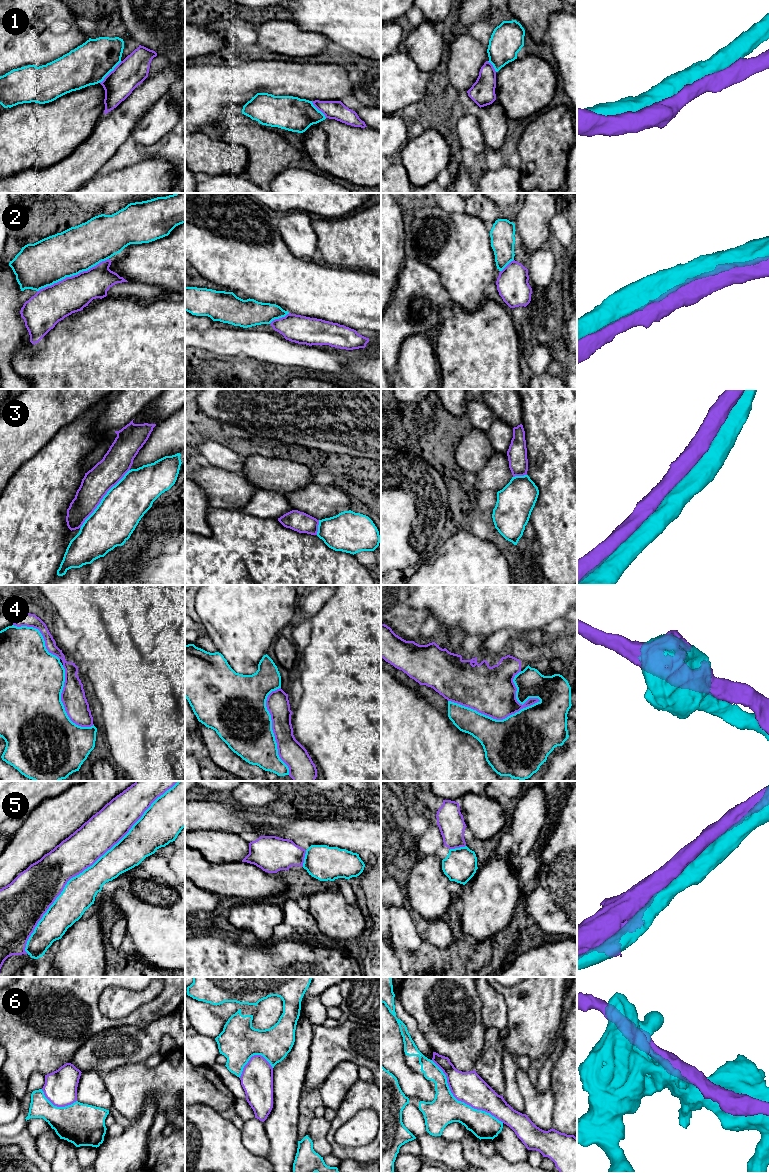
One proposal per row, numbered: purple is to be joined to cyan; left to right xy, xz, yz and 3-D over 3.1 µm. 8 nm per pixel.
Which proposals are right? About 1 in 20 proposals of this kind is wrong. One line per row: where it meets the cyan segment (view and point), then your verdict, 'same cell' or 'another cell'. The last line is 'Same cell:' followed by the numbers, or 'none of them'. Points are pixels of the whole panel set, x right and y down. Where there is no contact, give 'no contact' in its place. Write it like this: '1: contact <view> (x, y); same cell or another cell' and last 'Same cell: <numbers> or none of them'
1: contact xy (110, 71); same cell
2: contact xy (72, 275); same cell
3: contact xy (102, 499); same cell
4: contact yz (494, 719); another cell
5: contact xy (90, 866); same cell
6: contact yz (460, 1101); another cell
Same cell: 1, 2, 3, 5

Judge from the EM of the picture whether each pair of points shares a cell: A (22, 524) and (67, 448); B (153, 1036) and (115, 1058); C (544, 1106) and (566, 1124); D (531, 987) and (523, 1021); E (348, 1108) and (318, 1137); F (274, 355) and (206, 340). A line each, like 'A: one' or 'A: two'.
A: one
B: one
C: two
D: one
E: two
F: one

